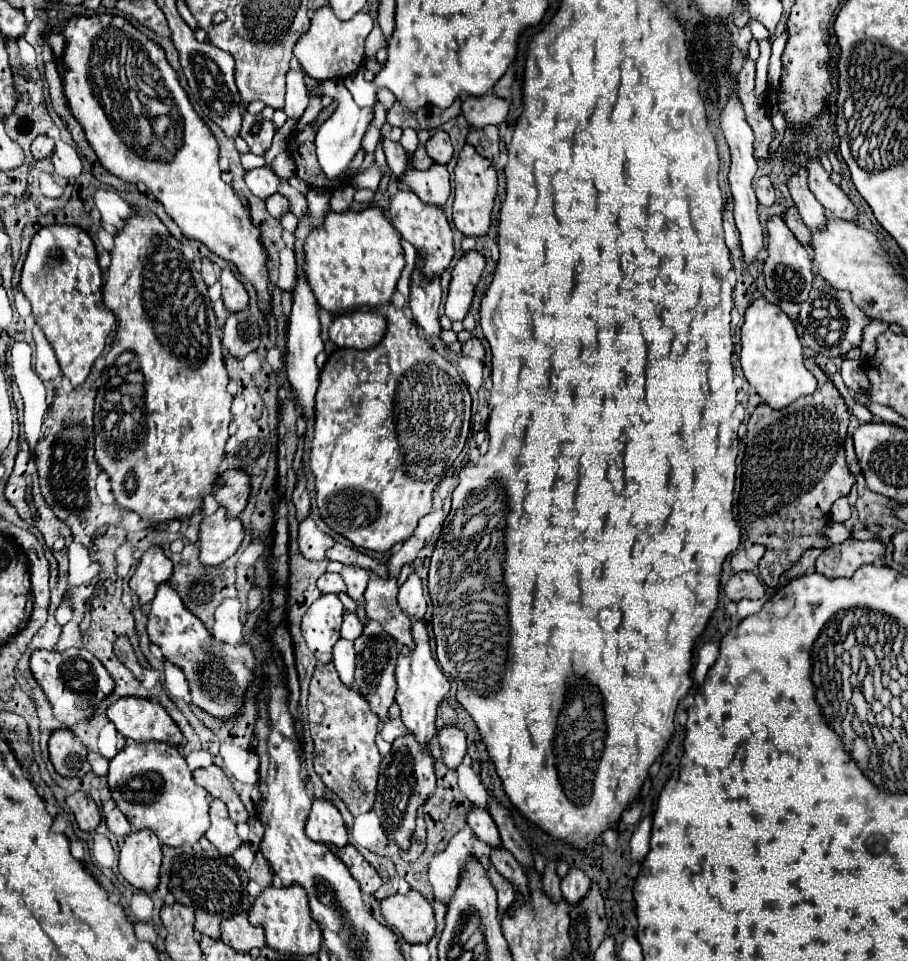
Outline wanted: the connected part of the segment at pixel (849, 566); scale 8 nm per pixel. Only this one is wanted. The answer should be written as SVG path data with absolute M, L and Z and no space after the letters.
M846 540L824 550L816 560L816 572L826 578L850 578L860 566L884 558L886 544L880 540Z

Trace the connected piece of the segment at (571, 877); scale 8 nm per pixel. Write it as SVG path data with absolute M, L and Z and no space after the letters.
M570 868L568 876L562 880L560 888L562 888L562 896L568 904L578 904L582 898L586 898L586 892L590 890L590 878L578 870L578 868Z

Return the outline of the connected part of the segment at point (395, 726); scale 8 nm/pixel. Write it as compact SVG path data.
M394 704L394 706L390 708L390 718L386 720L380 736L382 736L386 742L392 744L396 738L400 738L400 736L404 736L404 734L408 734L408 730L402 726L402 720L400 720L400 714L398 714L398 706Z

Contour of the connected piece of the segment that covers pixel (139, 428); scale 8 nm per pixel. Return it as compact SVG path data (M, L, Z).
M148 210L136 212L130 222L126 222L124 230L116 234L116 246L112 252L112 264L108 270L108 280L104 286L104 302L106 306L116 314L116 336L114 336L114 346L106 354L106 368L102 372L102 386L96 396L96 408L94 408L94 434L96 434L96 462L98 466L110 476L112 482L112 494L114 500L120 508L136 512L144 522L150 526L156 524L166 524L172 520L186 520L190 518L196 510L202 508L202 502L208 494L214 492L214 486L220 478L218 468L224 460L224 446L226 440L230 438L228 424L230 424L230 404L232 396L228 394L228 374L226 366L222 360L222 346L220 346L220 336L216 334L216 316L208 298L206 284L202 276L194 270L192 262L188 262L182 252L180 252L180 242L168 232L168 228Z

